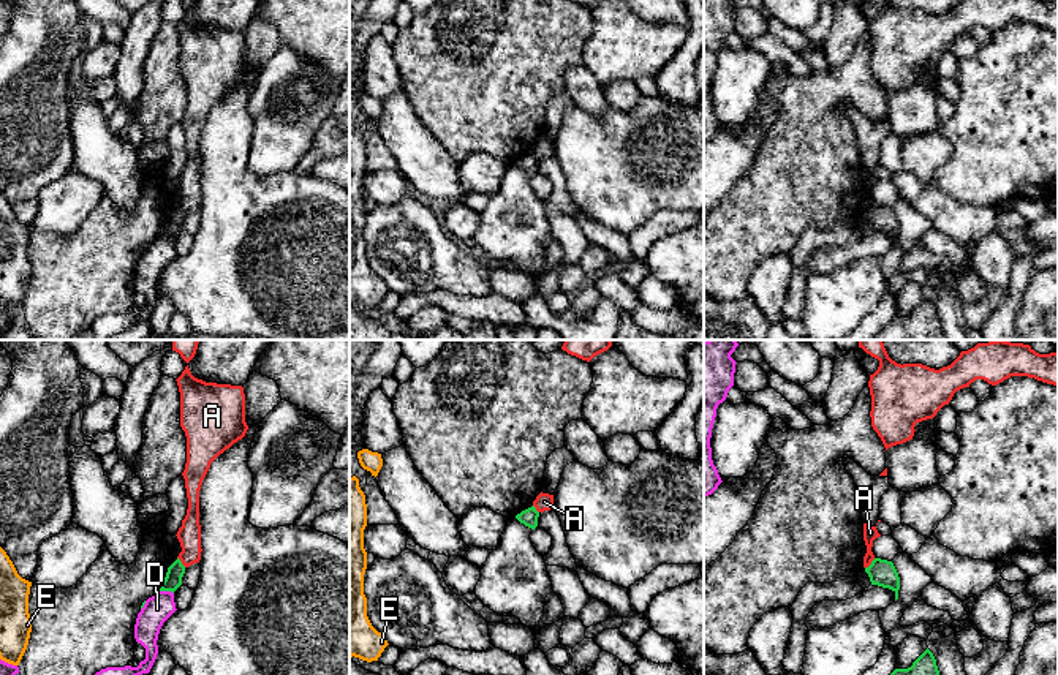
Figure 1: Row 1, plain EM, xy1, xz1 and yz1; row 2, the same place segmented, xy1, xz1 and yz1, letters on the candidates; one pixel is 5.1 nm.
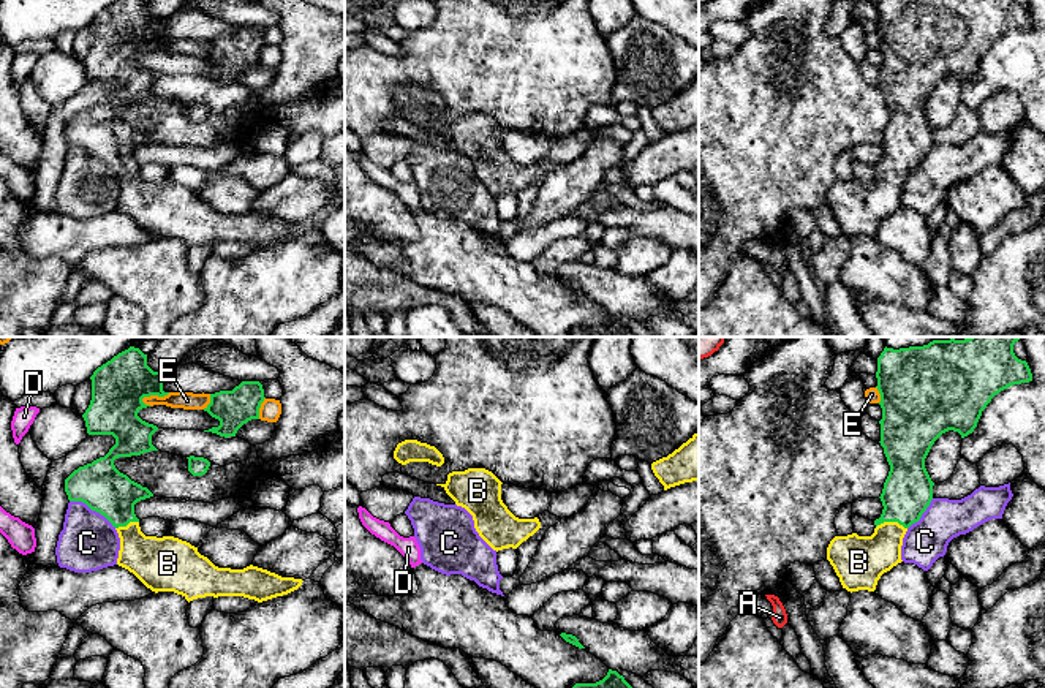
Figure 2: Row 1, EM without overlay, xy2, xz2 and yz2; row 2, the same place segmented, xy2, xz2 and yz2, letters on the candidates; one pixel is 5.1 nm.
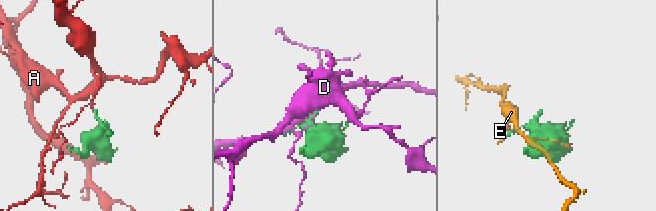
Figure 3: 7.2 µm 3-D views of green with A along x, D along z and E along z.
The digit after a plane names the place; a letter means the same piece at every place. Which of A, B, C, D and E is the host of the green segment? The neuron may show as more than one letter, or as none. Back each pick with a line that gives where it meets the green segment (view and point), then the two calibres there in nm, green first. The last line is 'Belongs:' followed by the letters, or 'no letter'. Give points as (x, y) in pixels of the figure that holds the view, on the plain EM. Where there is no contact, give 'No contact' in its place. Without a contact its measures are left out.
B: Touches green at yz2 (892, 166). Thickness 260 nm (green) against 240 nm
Belongs: B

